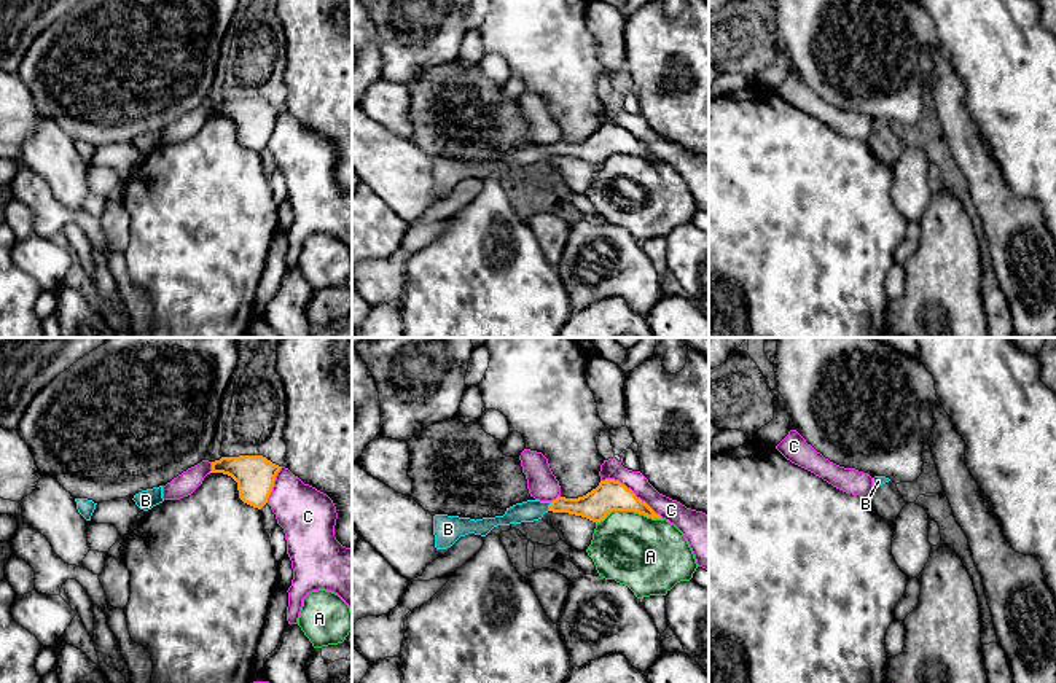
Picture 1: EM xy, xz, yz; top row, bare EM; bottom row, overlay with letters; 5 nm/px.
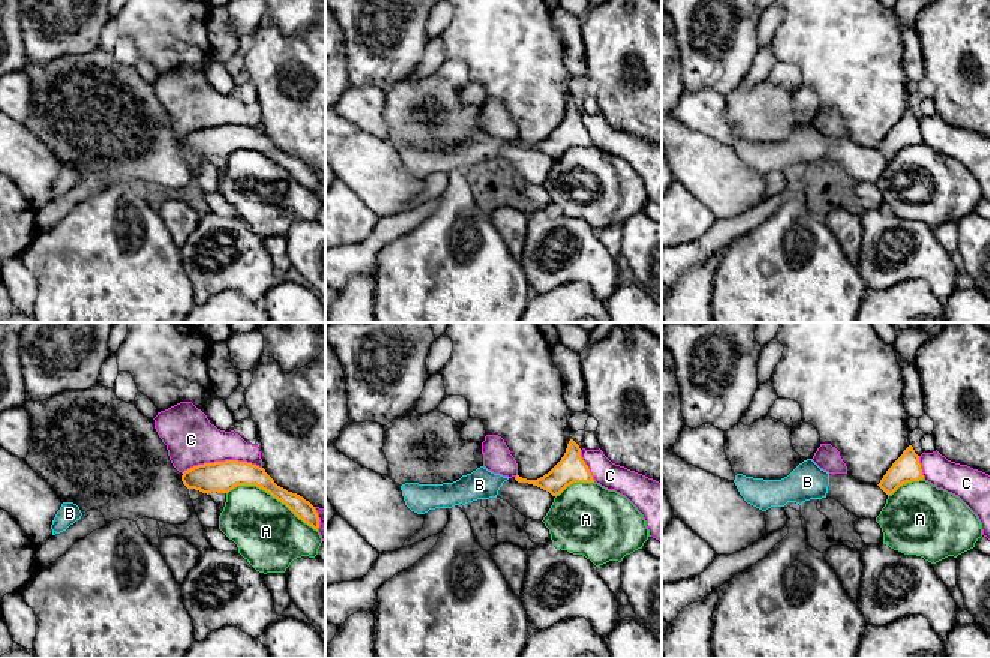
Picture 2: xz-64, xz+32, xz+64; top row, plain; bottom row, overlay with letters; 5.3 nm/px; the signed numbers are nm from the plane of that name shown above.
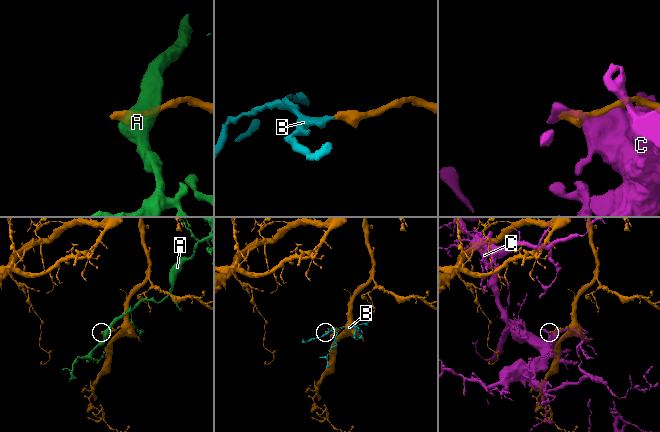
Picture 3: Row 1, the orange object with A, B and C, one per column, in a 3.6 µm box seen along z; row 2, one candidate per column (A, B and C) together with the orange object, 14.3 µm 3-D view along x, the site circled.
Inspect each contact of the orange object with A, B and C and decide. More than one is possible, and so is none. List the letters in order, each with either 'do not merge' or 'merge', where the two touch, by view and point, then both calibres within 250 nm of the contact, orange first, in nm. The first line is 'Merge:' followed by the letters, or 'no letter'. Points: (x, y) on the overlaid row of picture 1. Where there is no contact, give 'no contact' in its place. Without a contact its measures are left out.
Merge: B
A: do not merge; meets orange in xz at (628, 510); 160 nm thick on the orange side, 380 nm on the other
B: merge; meets orange in xz at (550, 507); 150 nm thick on the orange side, 110 nm on the other
C: do not merge; meets orange in xz at (633, 492); 160 nm thick on the orange side, 110 nm on the other

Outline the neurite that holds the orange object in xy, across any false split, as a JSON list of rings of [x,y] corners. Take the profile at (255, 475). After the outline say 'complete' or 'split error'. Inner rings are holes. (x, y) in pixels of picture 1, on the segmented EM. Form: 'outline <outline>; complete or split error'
outline [[[239,455],[212,462],[210,473],[231,476],[237,482],[239,498],[261,509],[268,503],[280,468],[263,455]]]; complete

